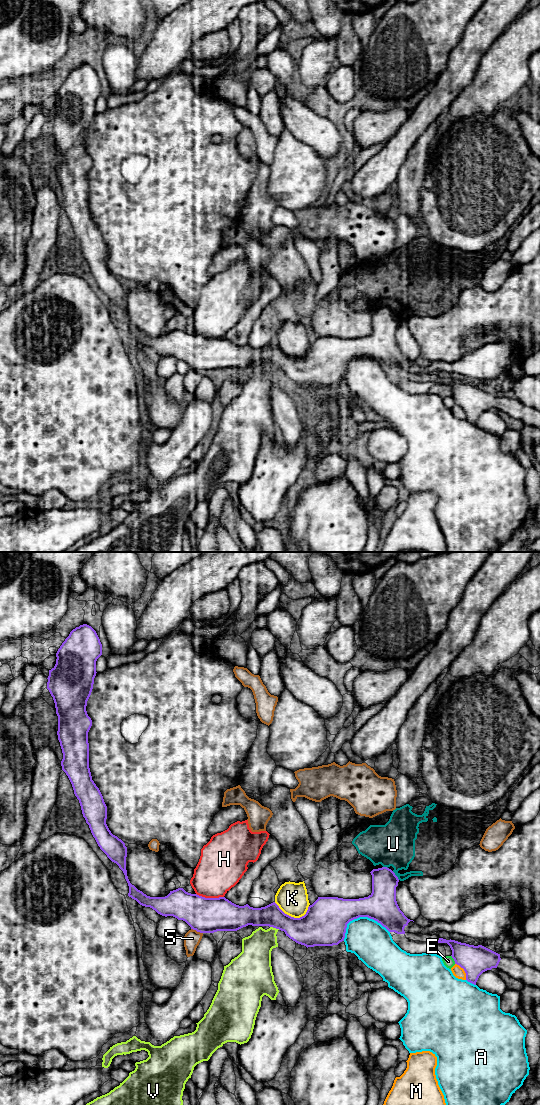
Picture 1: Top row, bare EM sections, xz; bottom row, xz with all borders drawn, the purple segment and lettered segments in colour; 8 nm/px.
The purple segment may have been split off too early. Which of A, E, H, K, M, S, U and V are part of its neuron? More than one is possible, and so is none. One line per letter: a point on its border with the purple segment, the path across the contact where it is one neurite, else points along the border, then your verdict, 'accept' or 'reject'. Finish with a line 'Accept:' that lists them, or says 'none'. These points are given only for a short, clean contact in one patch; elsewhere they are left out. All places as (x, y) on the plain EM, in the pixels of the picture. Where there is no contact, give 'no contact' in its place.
A: contact xz (360, 356); reject
E: contact xz (453, 398); reject
H: contact xz (210, 338); reject
K: contact xz (293, 357); reject
M: contact xz (464, 410); reject
S: contact xz (197, 371); reject
U: contact xz (395, 315); border xz (392, 311), (399, 319); reject
V: contact xz (275, 367); reject
Accept: none

